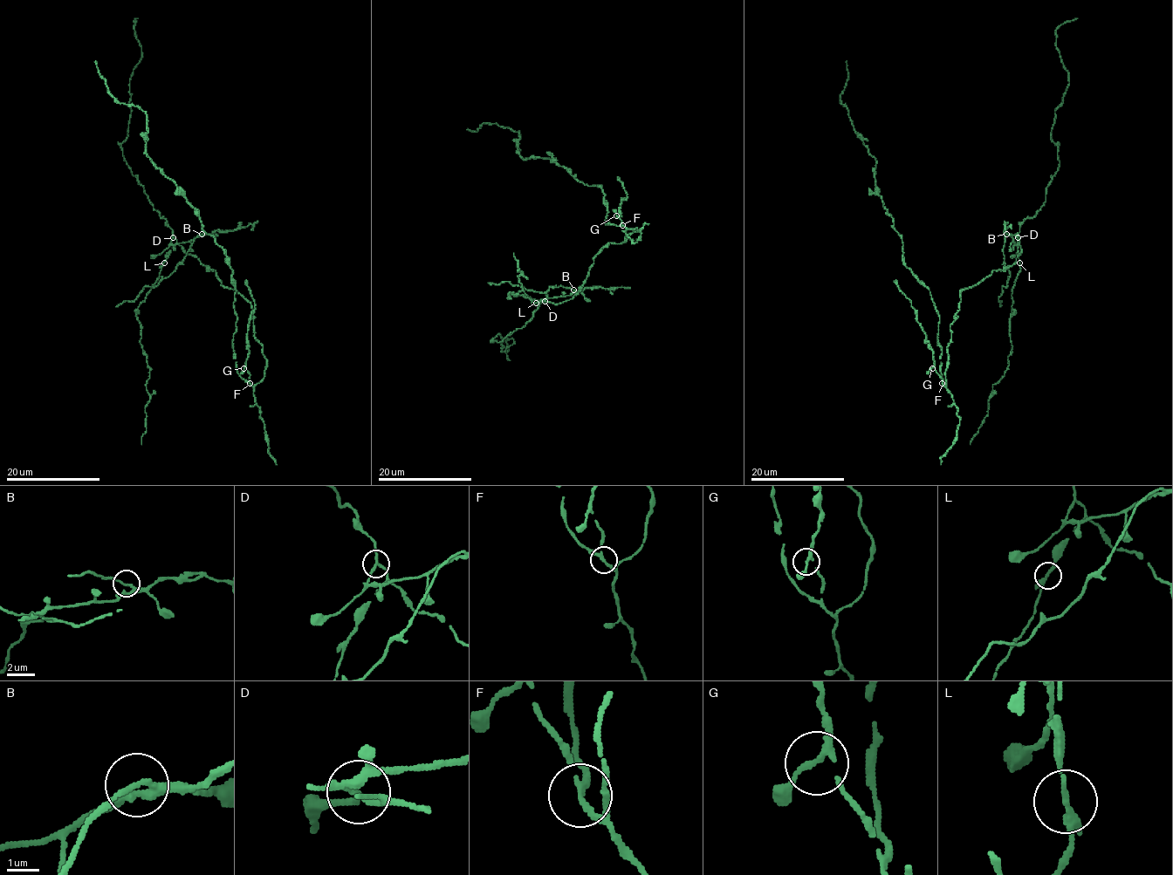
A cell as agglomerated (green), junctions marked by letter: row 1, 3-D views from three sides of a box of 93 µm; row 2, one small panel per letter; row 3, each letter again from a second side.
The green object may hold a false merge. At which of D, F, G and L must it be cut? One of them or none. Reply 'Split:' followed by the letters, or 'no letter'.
Split: D

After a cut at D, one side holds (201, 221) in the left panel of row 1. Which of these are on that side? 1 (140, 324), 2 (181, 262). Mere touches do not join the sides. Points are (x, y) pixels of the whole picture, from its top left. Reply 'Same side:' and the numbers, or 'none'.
Same side: 1

